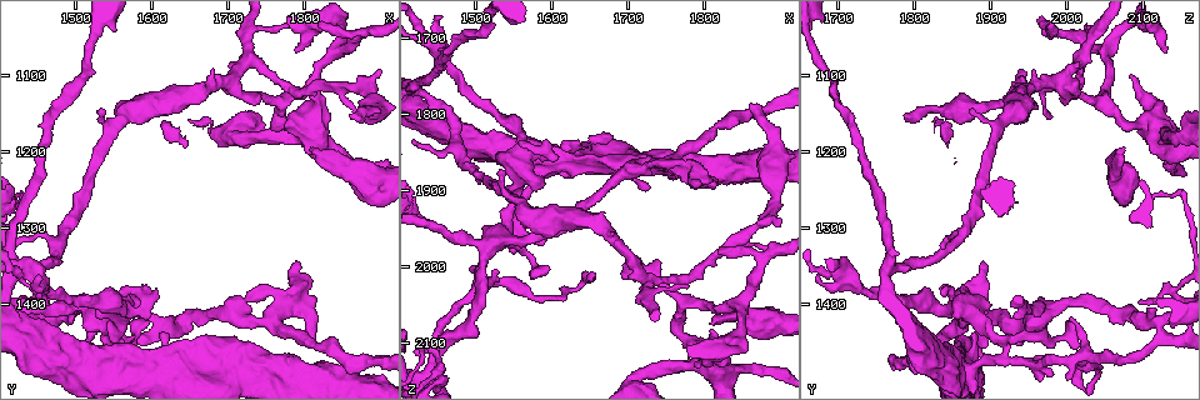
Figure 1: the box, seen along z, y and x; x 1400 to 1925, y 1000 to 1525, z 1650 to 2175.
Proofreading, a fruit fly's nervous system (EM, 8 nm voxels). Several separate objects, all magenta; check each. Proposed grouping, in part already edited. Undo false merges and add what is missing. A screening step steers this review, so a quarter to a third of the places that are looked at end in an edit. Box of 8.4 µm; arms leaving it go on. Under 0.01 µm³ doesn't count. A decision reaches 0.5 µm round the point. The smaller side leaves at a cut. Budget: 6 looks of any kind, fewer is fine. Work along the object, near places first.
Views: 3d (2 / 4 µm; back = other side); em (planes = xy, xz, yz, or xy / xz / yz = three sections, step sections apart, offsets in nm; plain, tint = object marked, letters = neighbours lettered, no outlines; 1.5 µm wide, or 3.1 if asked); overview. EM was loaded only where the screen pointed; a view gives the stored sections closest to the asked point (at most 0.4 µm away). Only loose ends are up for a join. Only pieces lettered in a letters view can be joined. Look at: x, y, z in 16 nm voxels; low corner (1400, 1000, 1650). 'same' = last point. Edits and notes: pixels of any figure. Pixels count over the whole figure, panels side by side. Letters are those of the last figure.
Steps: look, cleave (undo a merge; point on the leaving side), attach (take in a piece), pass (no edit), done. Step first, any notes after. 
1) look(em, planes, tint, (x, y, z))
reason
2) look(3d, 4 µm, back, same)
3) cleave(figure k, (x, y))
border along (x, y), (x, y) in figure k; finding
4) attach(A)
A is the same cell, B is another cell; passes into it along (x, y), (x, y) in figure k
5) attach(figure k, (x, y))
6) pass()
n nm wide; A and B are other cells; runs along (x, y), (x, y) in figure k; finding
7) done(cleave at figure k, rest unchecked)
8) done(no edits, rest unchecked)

look(em, yz, step 8, letters, (1555, 1445, 1915))
branch point

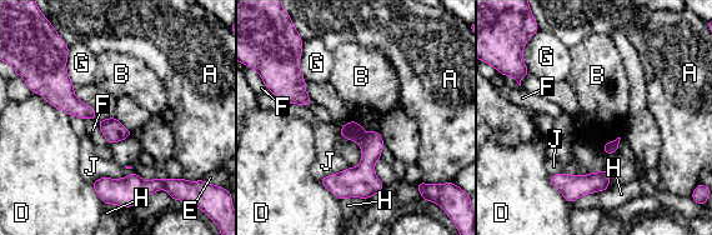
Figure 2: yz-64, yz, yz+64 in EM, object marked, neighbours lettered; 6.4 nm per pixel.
cleave(figure 2, (354, 131))
120 nm wide; A, B, D, E, F, G, H and J are other cells; the part that leaves runs along (48, 90), (59, 93), (114, 131), (126, 133) in figure 2; two neurons meet here

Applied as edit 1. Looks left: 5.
look(overview)
see it whole again

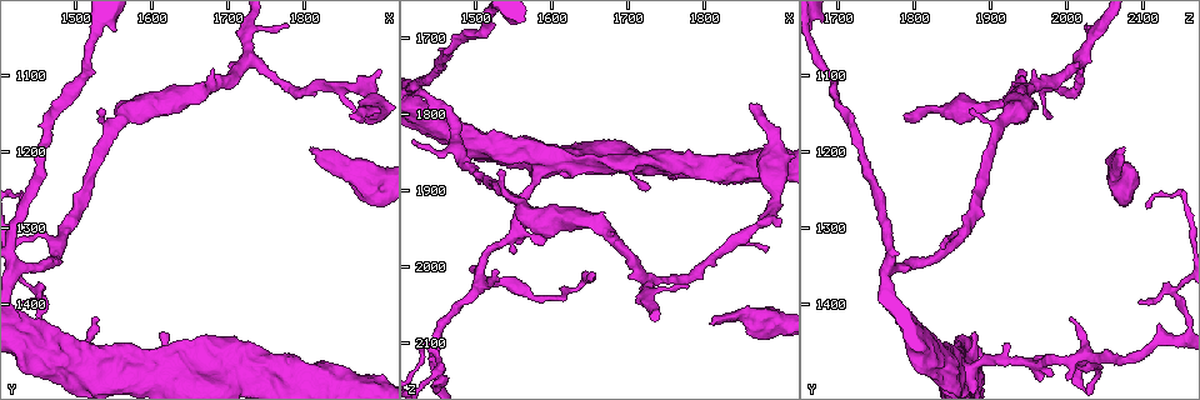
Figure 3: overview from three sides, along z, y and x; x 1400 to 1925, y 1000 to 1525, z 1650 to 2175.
look(em, planes, tint, (1885, 1145, 1820))
calibre changes

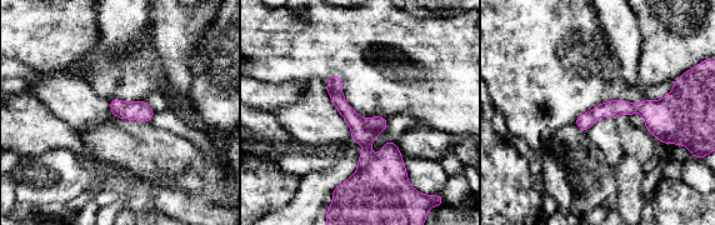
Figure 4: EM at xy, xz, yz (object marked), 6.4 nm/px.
look(em, planes, letters, same)
see the neighbours

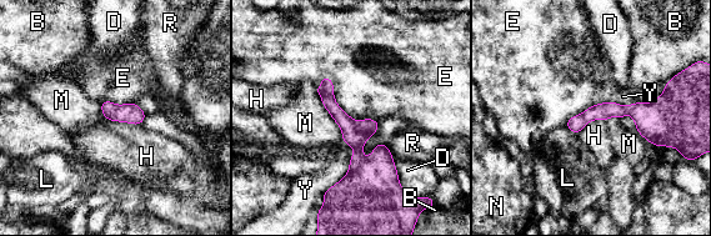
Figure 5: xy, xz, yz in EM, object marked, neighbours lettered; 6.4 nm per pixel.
pass()
B, D, E, H, L, M, N, R and Y are other cells; runs along (325, 81), (356, 135), (341, 190) in figure 5; continuous, no second neuron

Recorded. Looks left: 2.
done(cleave at figure 2, rest unchecked)

